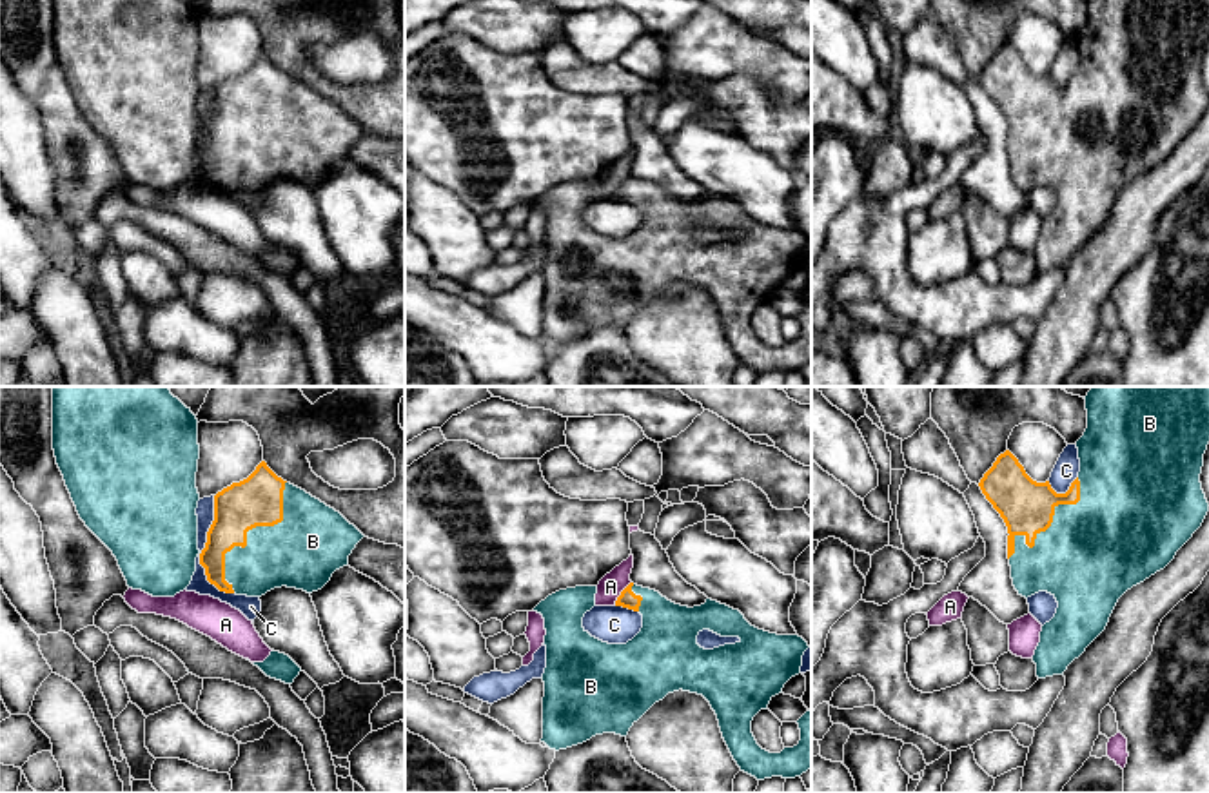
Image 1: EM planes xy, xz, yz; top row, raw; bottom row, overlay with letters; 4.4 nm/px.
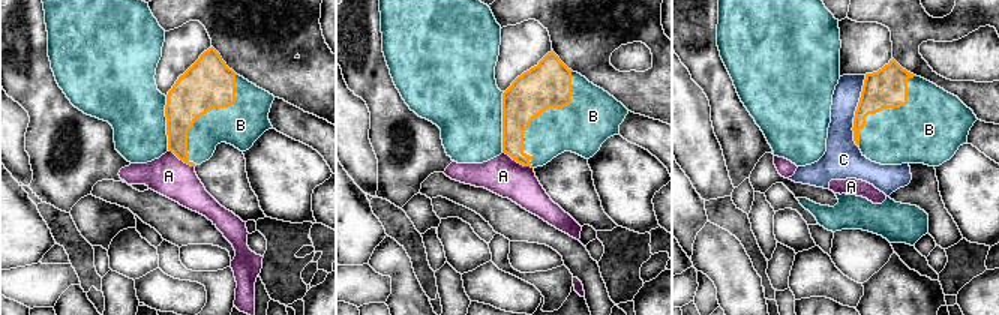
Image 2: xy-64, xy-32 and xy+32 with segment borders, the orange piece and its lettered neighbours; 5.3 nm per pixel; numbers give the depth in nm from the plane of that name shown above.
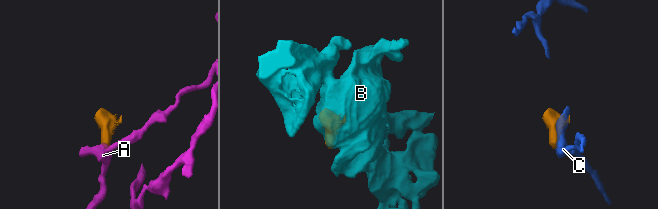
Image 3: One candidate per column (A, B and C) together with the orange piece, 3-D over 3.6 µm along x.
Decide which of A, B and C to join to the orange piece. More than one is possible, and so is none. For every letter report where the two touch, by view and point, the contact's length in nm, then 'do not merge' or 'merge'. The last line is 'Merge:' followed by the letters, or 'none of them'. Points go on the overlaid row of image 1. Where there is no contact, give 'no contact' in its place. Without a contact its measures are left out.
A: xz (621, 594) | 130 nm | do not merge
B: xy (247, 530) | 550 nm | merge
C: xy (202, 550) | 440 nm | do not merge
Merge: B

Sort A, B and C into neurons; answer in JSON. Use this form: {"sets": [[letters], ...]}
{"sets": [["A"], ["B"], ["C"]]}

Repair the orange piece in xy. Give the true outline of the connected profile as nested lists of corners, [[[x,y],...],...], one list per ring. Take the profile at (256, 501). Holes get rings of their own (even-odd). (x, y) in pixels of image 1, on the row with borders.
[[[261,461],[247,479],[214,495],[214,521],[200,564],[205,568],[207,581],[225,593],[261,597],[281,586],[312,593],[321,590],[336,570],[349,564],[349,555],[363,537],[339,512],[283,481]]]

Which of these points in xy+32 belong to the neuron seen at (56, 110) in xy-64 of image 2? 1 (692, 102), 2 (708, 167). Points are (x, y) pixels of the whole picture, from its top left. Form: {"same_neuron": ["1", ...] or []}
{"same_neuron": []}

